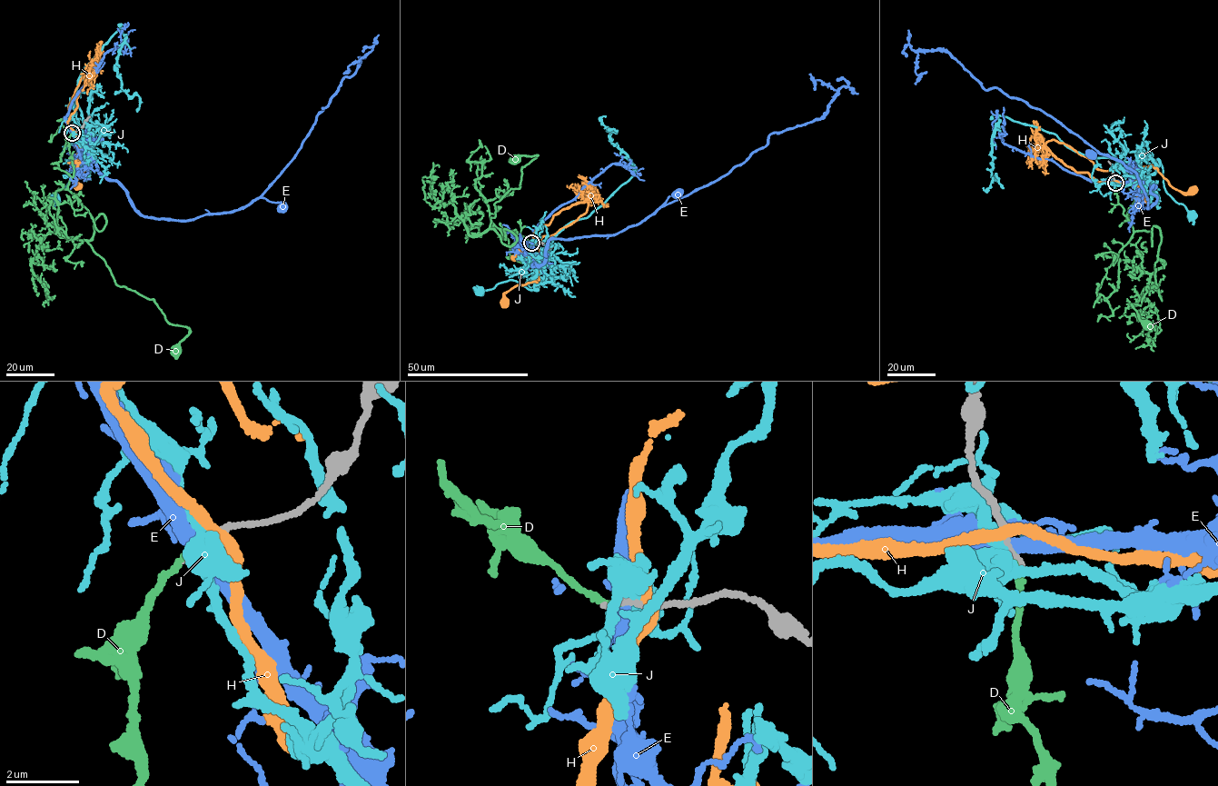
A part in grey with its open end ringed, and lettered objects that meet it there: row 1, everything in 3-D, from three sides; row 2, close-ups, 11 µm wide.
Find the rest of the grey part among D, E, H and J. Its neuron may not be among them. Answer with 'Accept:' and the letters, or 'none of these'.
Accept: D

